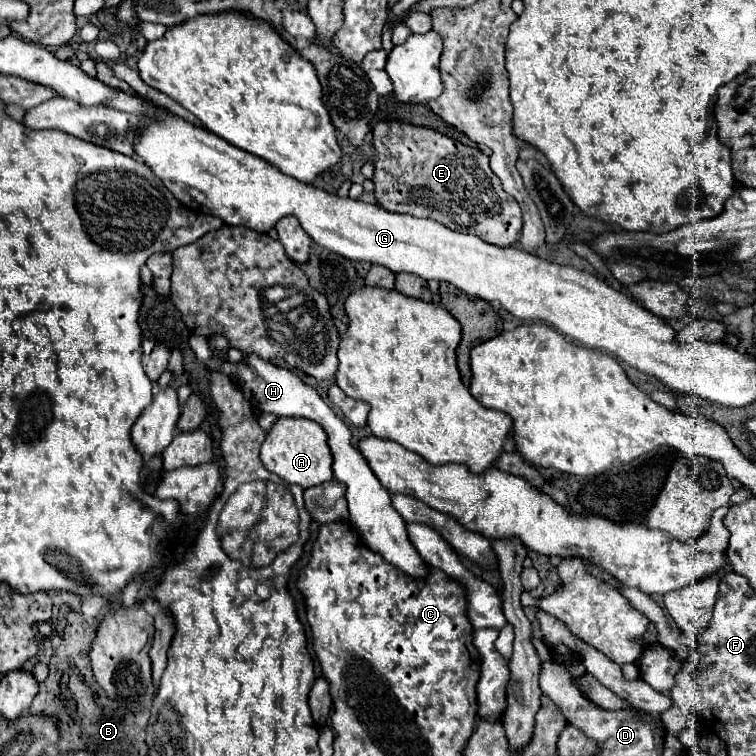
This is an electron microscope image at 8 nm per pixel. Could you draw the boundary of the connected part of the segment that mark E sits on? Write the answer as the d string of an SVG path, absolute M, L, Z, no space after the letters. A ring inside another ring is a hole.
M379 121L373 125L373 147L375 147L375 199L387 211L409 213L413 217L431 217L437 223L455 229L467 231L485 239L497 247L511 247L519 241L521 235L521 207L517 205L507 191L503 191L499 177L489 167L489 157L479 149L469 147L449 135L443 135L431 127L411 125L403 121Z

